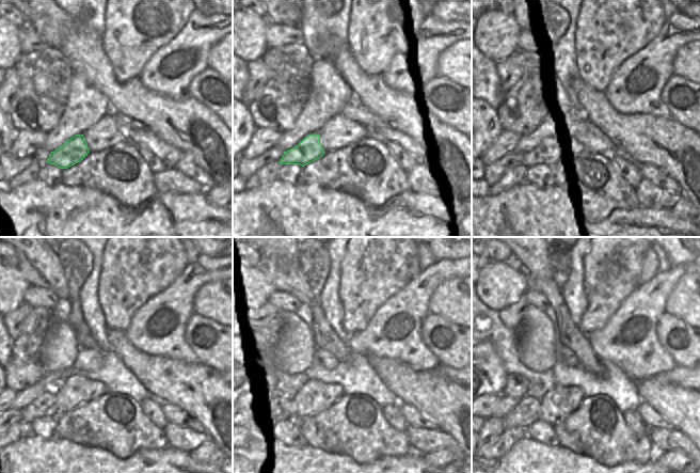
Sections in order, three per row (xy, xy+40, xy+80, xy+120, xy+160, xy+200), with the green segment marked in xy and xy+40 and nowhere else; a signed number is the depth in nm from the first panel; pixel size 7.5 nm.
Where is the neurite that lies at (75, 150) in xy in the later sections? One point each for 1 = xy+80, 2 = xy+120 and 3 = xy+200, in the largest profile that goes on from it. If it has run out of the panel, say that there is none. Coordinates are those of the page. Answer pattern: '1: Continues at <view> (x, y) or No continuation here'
1: Continues at xy+80 (544, 154)
2: Continues at xy+120 (37, 408)
3: Continues at xy+200 (505, 404)

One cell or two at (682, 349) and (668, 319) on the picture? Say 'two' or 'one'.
one

